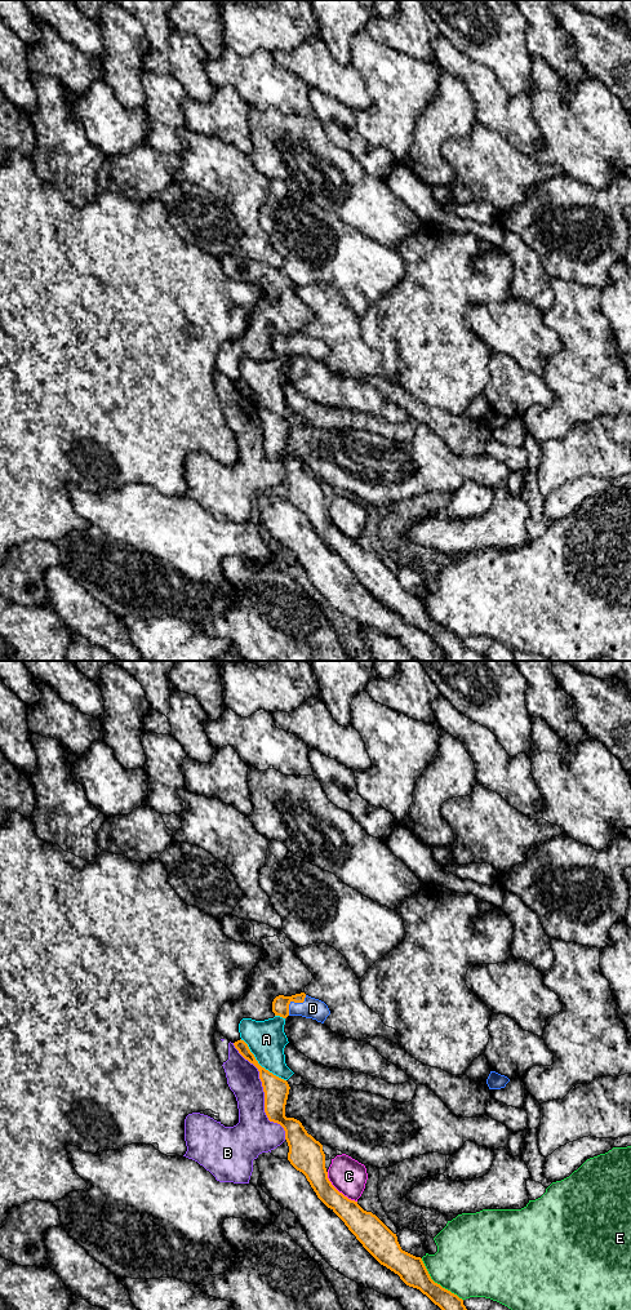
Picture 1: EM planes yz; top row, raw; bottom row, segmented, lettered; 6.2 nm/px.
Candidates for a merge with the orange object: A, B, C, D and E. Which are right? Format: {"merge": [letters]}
{"merge": ["D"]}

